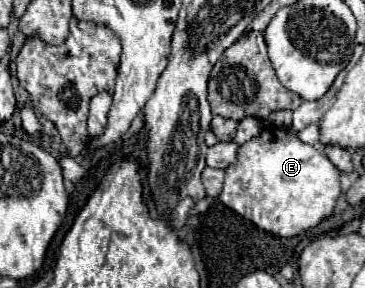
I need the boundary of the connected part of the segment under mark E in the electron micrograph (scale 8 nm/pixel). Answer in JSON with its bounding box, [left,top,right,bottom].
[219,127,341,237]

